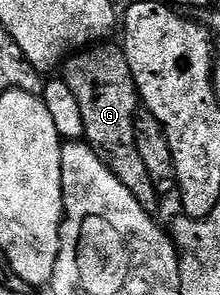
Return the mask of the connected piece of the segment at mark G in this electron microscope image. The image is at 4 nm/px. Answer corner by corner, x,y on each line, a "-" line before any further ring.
96,43
71,54
61,66
61,80
77,98
81,107
81,123
85,123
85,144
97,154
121,179
129,195
141,203
146,213
158,214
161,195
153,187
153,179
137,151
135,117
141,112
139,88
135,86
133,71
129,71
129,59
123,54
122,44

